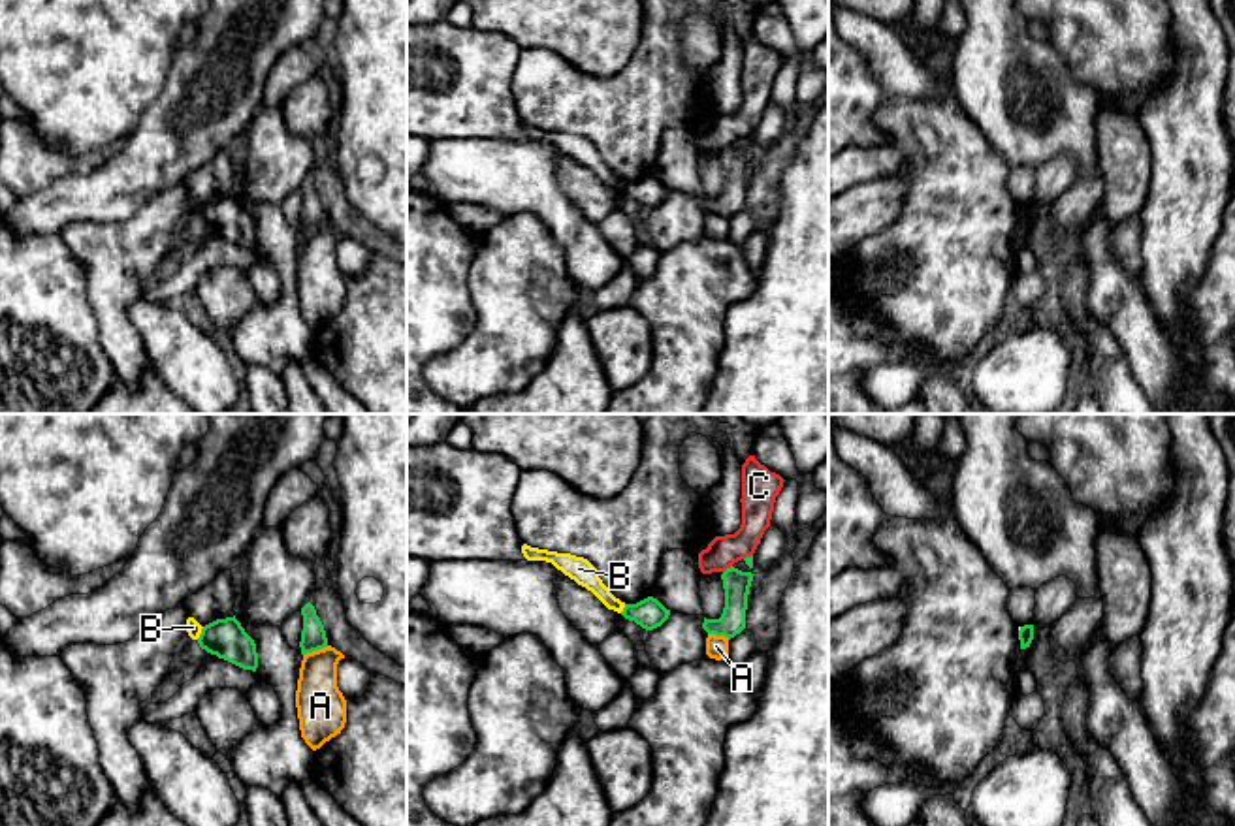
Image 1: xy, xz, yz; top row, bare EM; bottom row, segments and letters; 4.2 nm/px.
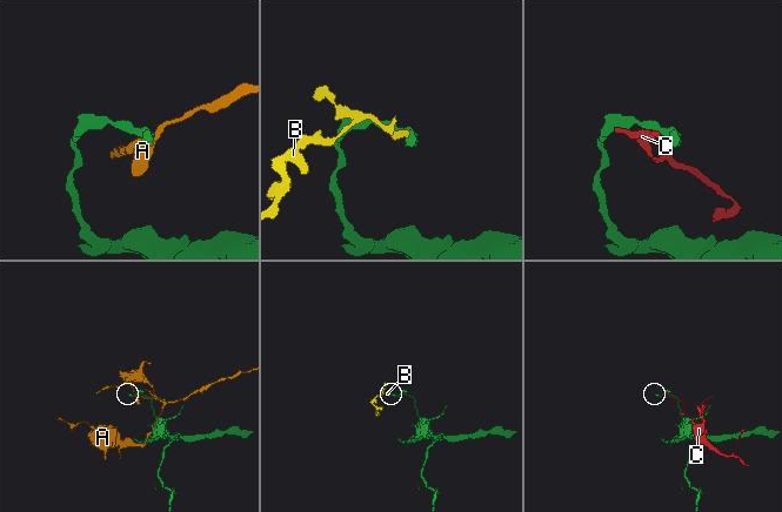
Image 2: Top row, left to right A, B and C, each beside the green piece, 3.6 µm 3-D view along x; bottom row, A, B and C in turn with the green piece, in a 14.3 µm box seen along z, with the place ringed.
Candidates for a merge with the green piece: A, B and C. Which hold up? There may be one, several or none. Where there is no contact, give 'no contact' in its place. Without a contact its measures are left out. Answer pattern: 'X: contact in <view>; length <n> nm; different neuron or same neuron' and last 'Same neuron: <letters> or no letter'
A: contact in xy; length 120 nm; different neuron
B: contact in xy; length 70 nm; different neuron
C: contact in xz; length 50 nm; different neuron
Same neuron: no letter

